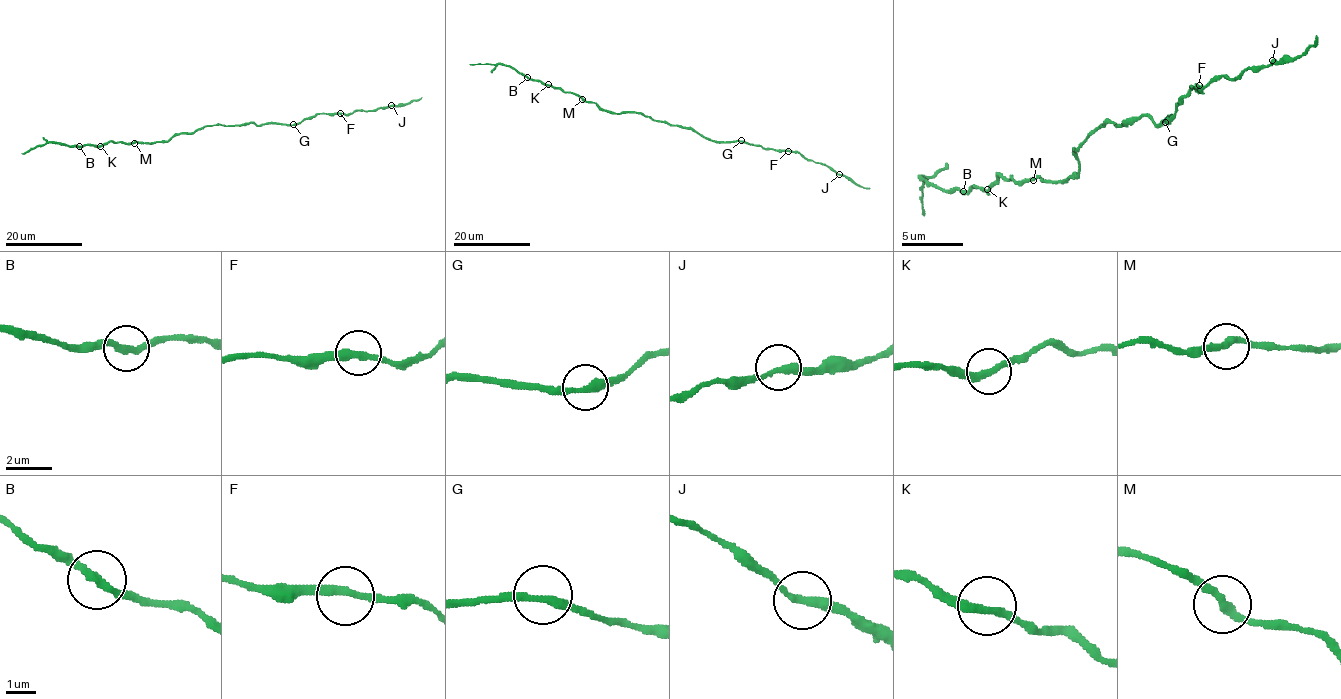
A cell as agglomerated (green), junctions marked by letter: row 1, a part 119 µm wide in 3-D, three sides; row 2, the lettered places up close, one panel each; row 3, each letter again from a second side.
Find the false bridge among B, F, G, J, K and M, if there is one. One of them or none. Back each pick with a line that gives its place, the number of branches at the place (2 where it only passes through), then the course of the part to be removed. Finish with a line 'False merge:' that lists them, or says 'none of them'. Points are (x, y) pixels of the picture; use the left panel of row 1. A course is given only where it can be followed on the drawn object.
False merge: none of them

